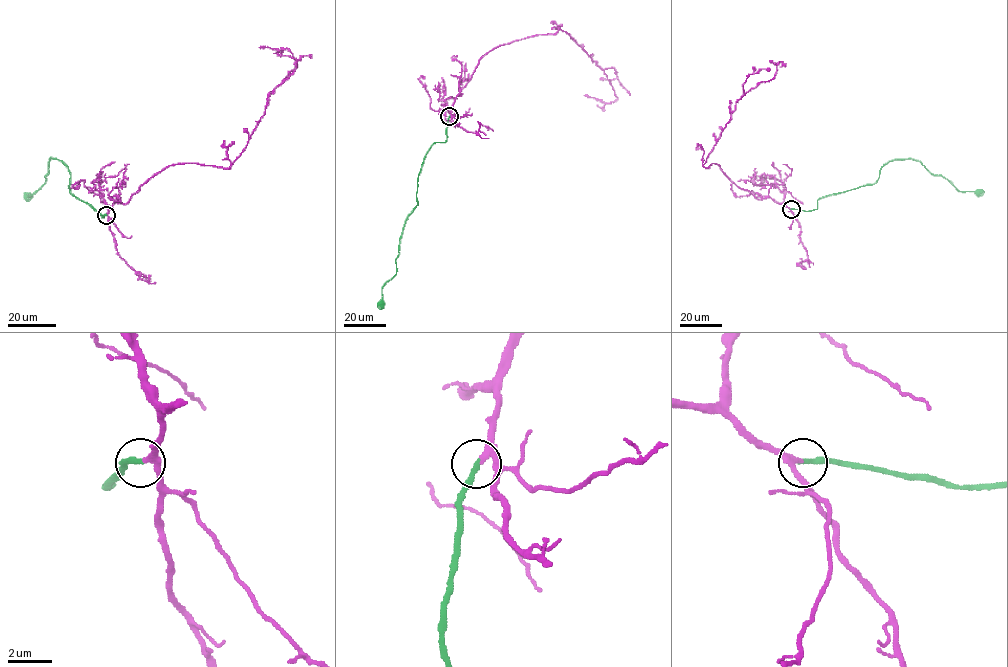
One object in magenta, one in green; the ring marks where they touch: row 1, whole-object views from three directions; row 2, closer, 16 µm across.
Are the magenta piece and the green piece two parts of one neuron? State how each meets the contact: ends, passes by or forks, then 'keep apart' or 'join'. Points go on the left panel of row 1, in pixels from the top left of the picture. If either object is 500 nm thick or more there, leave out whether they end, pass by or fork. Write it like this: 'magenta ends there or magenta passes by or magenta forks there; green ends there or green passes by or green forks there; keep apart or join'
magenta passes by; green ends there; join

